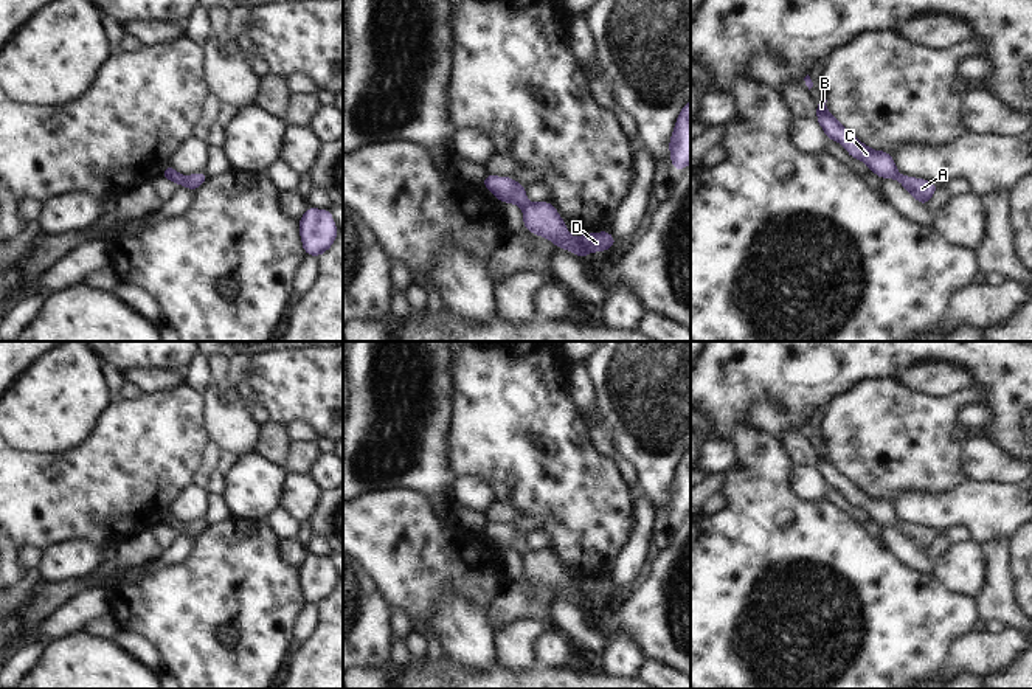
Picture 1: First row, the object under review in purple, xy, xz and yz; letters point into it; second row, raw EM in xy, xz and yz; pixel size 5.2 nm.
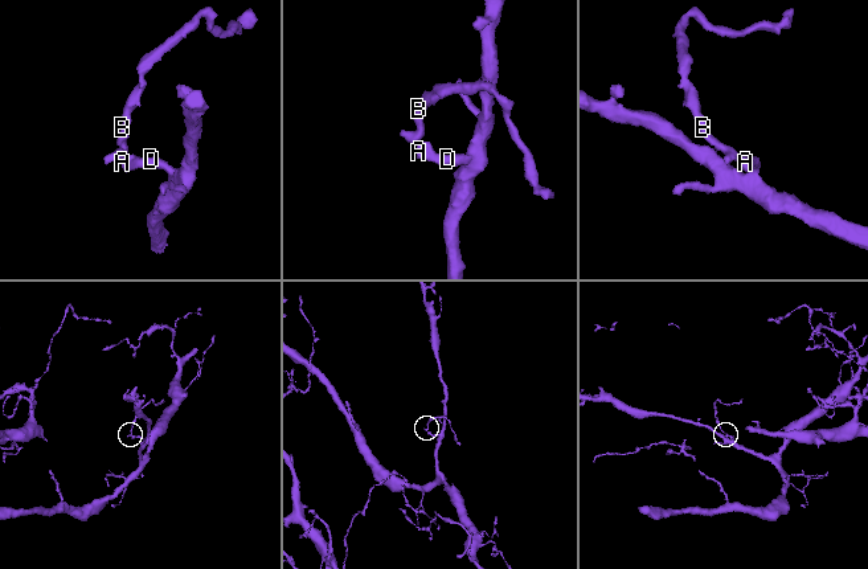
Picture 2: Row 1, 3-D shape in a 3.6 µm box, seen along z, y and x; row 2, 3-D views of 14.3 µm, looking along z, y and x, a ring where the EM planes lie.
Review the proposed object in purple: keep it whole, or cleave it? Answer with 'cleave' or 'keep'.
keep

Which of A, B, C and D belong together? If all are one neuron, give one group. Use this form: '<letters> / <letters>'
A B C D

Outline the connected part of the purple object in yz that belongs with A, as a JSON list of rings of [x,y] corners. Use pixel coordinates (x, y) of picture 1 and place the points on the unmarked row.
[[[824,438],[821,439],[821,442],[822,447],[816,448],[816,467],[822,475],[826,484],[843,492],[849,500],[849,504],[864,509],[877,525],[894,526],[900,529],[902,534],[909,538],[919,551],[926,552],[937,538],[939,532],[931,531],[925,526],[902,523],[895,515],[892,503],[885,498],[874,498],[869,493],[863,492],[852,480],[840,472],[833,462],[829,461]]]

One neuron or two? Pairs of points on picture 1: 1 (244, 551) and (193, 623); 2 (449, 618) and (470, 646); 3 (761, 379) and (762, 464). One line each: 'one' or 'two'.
1: one
2: one
3: two

